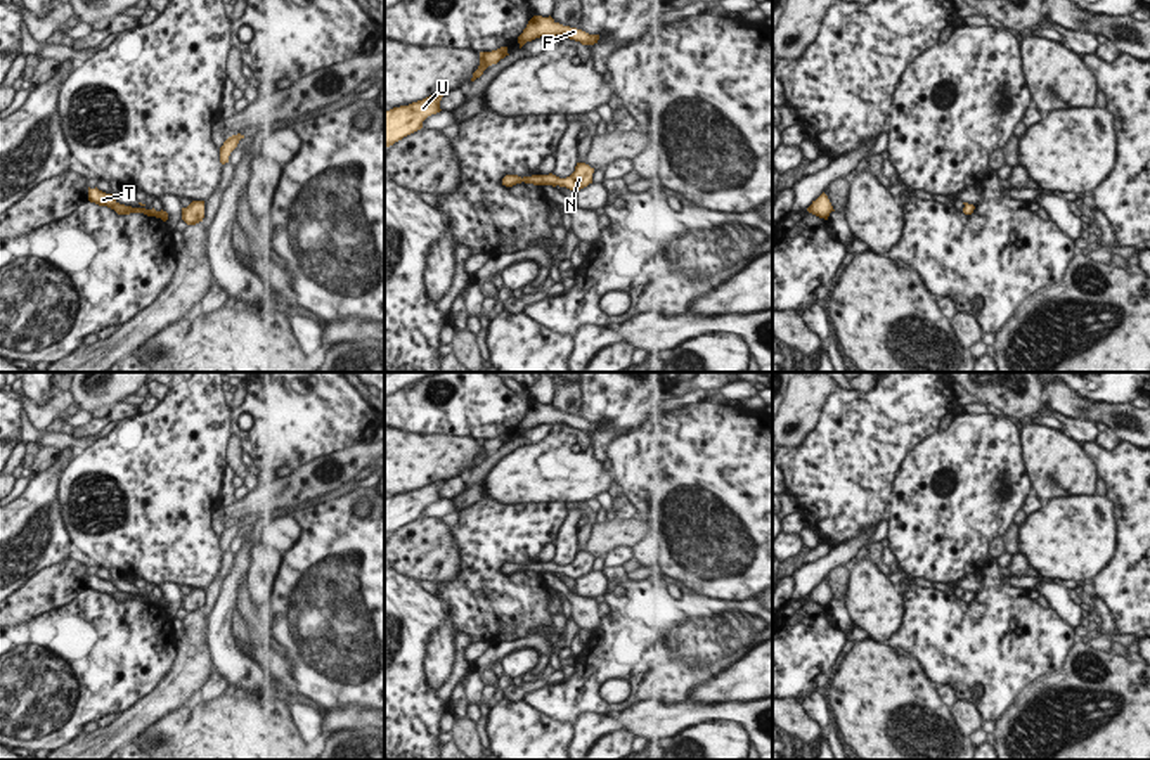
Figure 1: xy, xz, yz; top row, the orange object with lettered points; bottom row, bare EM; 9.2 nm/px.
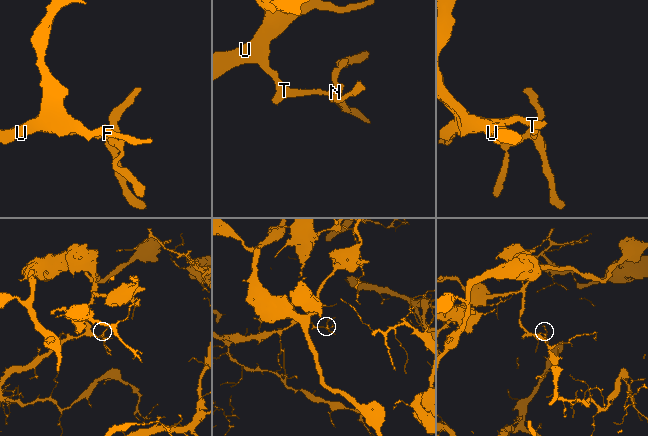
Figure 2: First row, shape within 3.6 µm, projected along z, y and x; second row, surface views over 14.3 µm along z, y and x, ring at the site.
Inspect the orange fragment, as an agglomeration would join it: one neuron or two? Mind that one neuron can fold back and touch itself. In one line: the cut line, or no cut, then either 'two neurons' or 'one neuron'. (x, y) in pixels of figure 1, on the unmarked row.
no cut; one neuron

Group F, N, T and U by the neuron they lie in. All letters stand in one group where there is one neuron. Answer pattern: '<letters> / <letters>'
F N T U

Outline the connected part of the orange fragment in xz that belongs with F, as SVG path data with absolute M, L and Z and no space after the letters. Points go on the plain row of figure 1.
M533 403L528 409L523 421L518 424L518 431L521 436L527 429L532 429L540 424L552 426L556 422L563 422L570 428L580 429L582 433L594 433L599 428L599 422L589 422L582 417L563 414L563 412L556 410L551 403L549 405Z

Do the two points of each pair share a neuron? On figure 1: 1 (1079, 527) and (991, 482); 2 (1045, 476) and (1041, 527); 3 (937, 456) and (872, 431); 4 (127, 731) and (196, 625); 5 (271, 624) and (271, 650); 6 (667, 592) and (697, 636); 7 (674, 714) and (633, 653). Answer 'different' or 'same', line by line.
1: different
2: different
3: different
4: same
5: different
6: same
7: different

